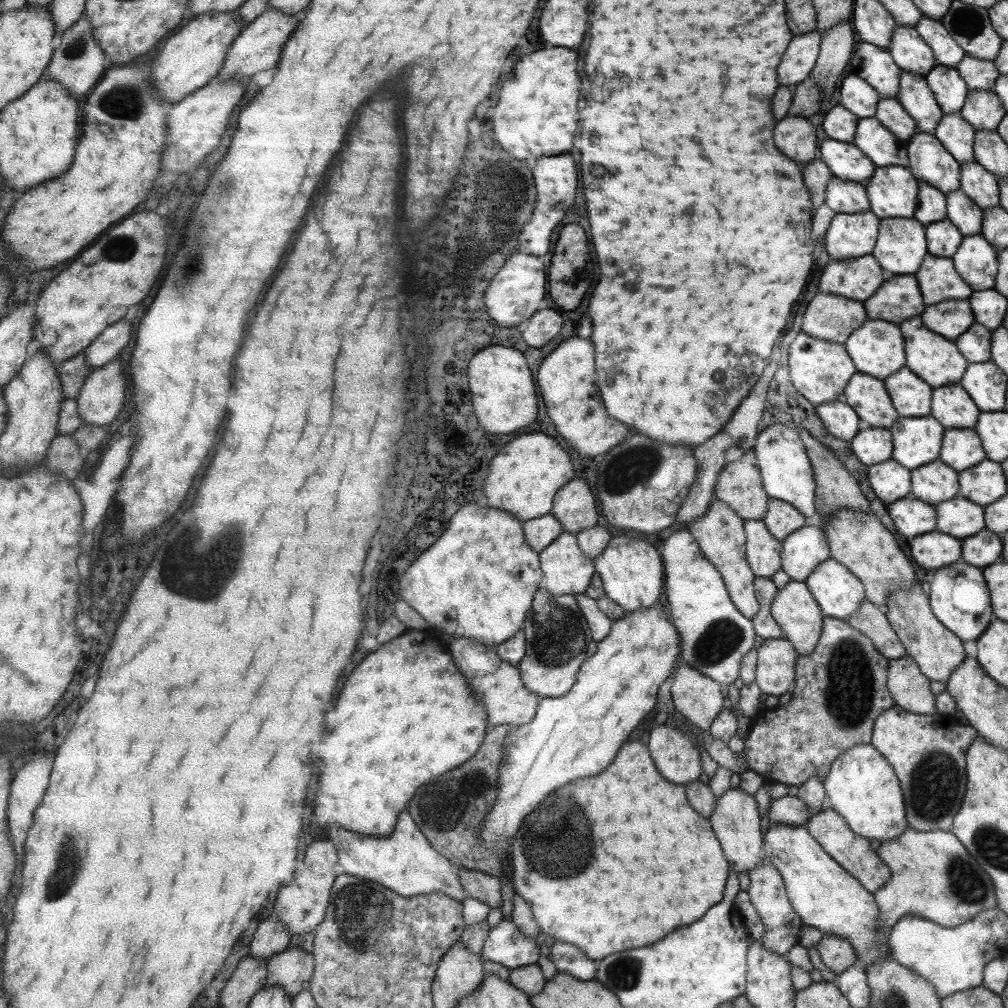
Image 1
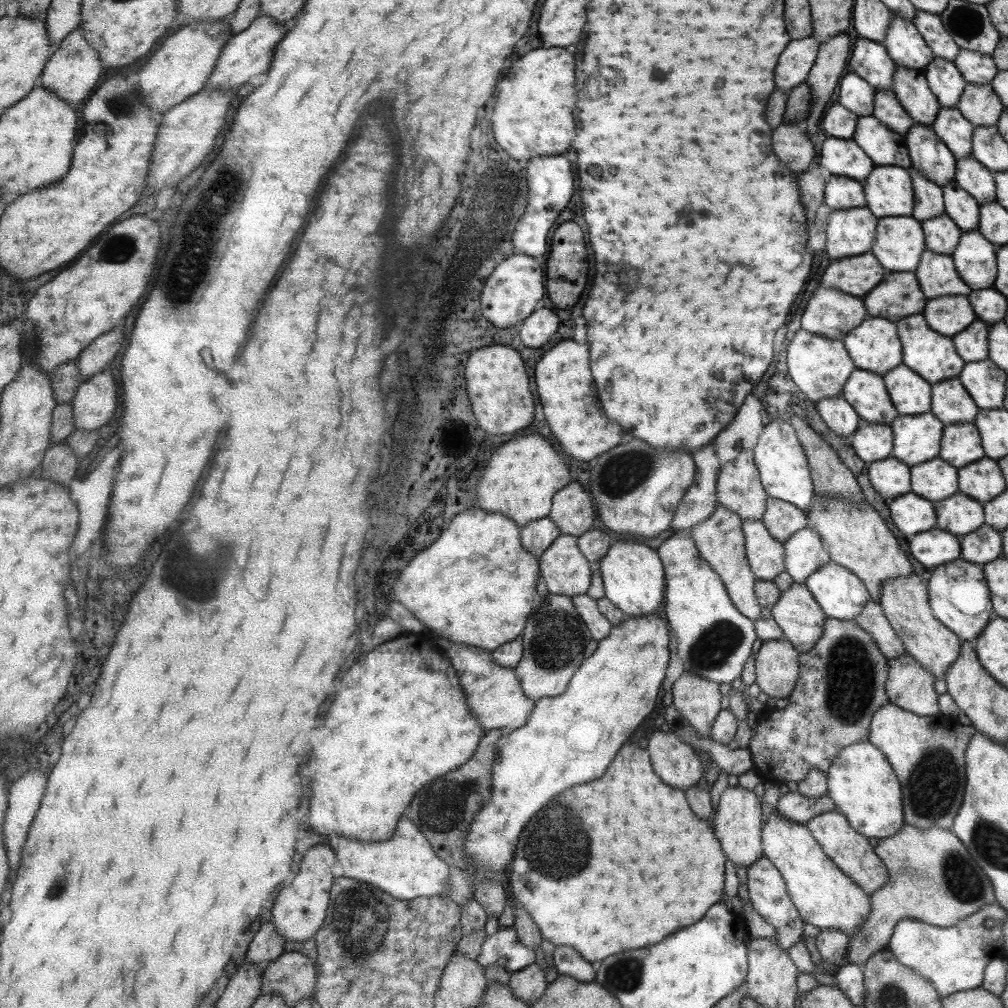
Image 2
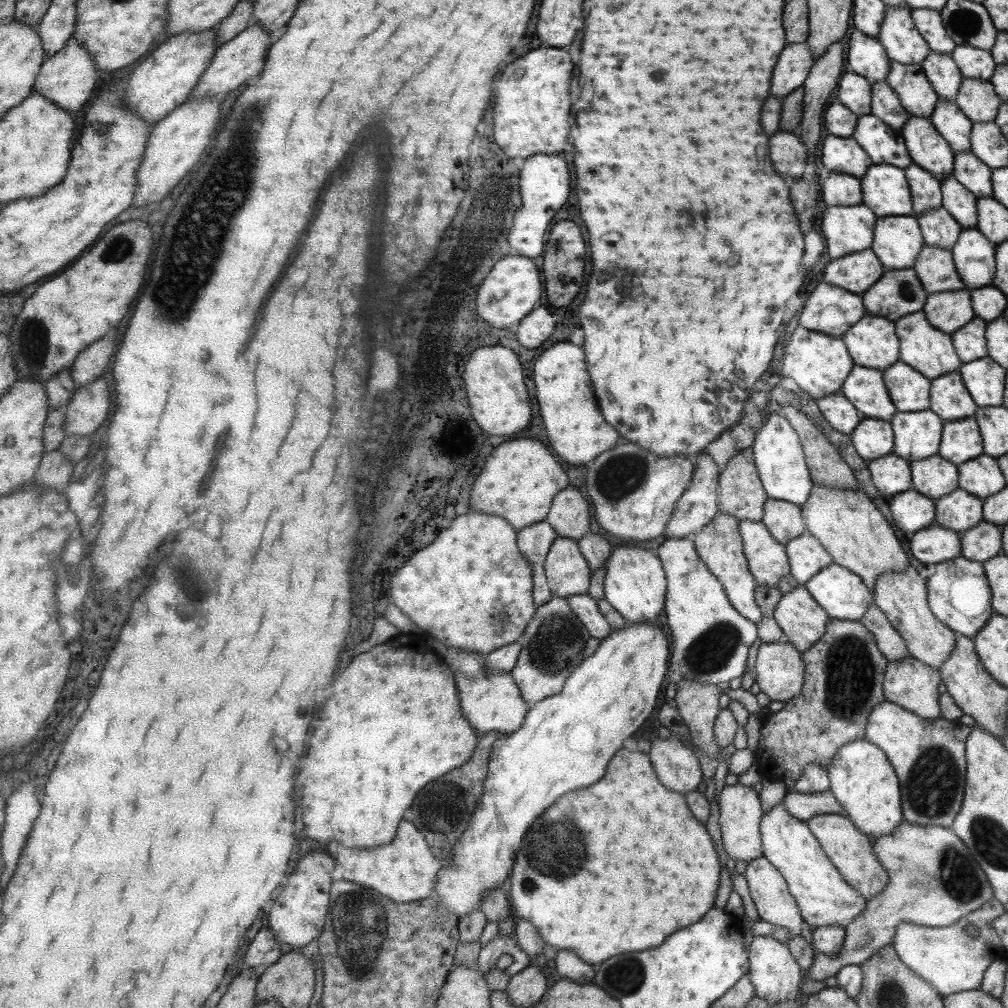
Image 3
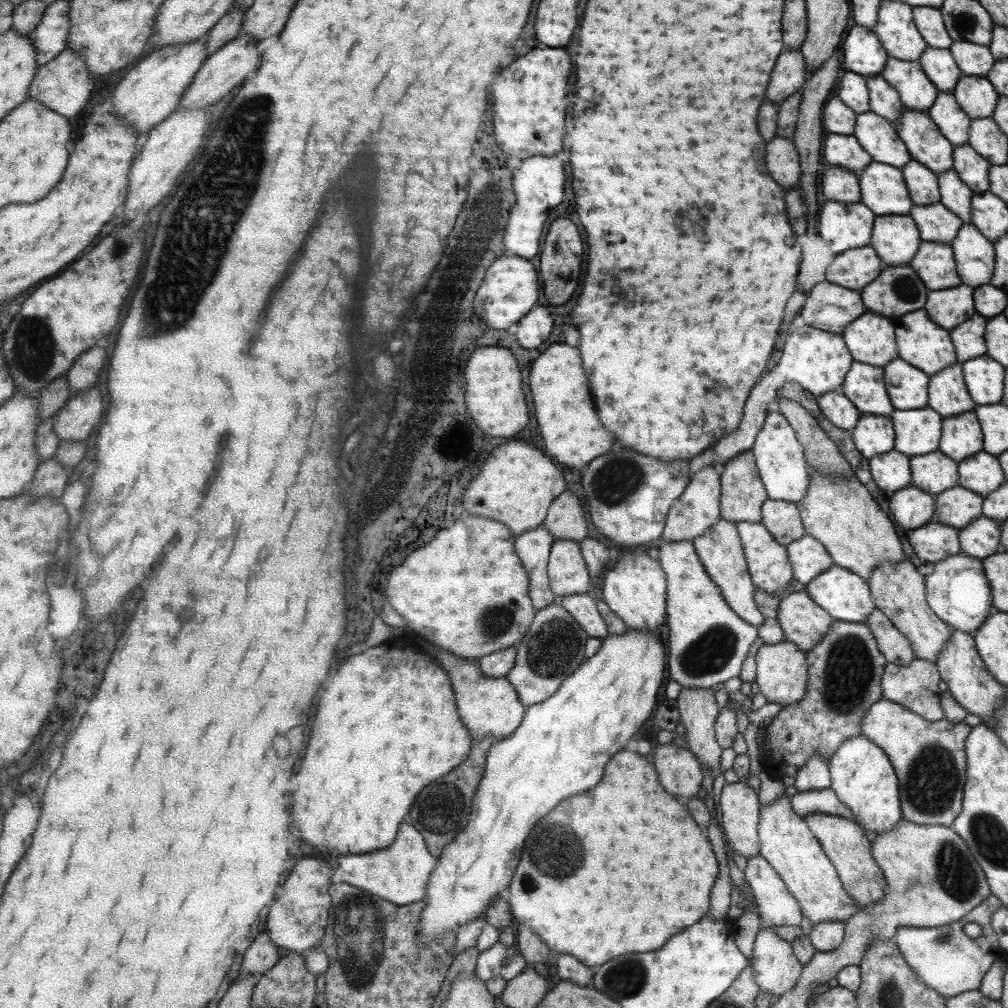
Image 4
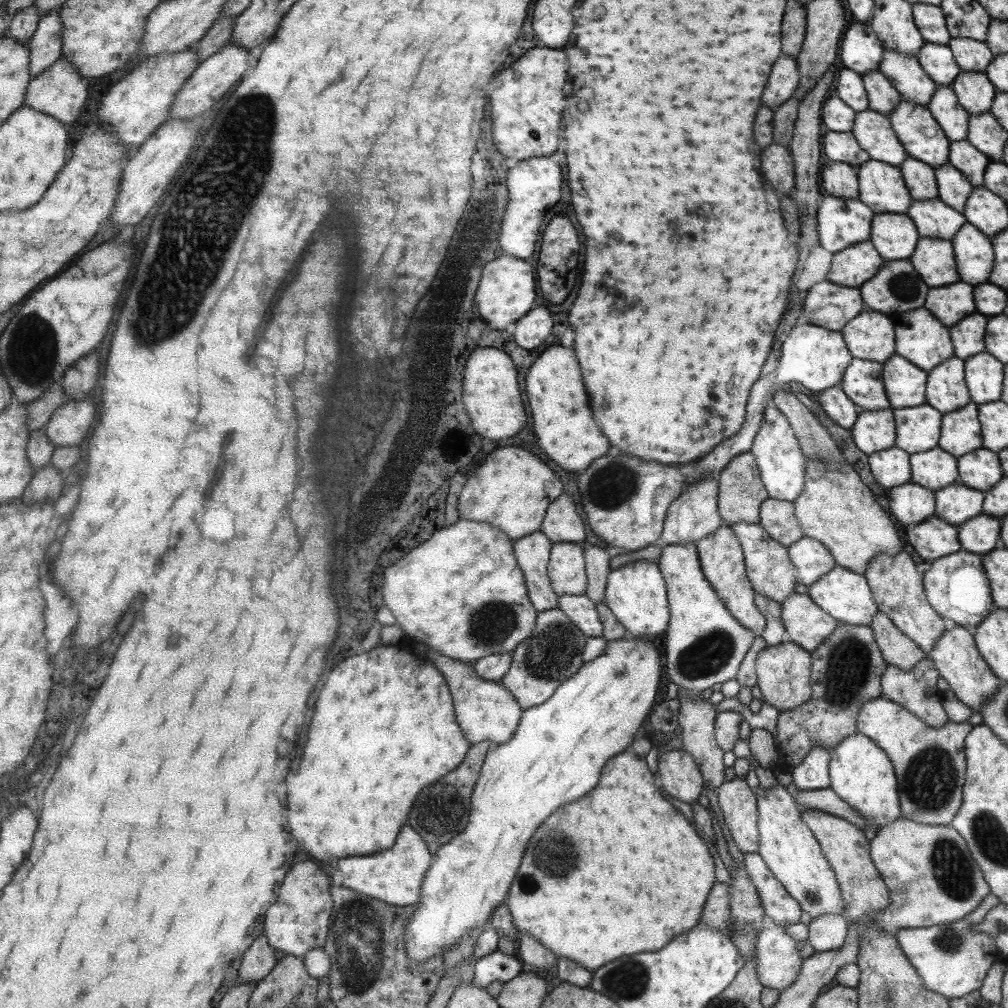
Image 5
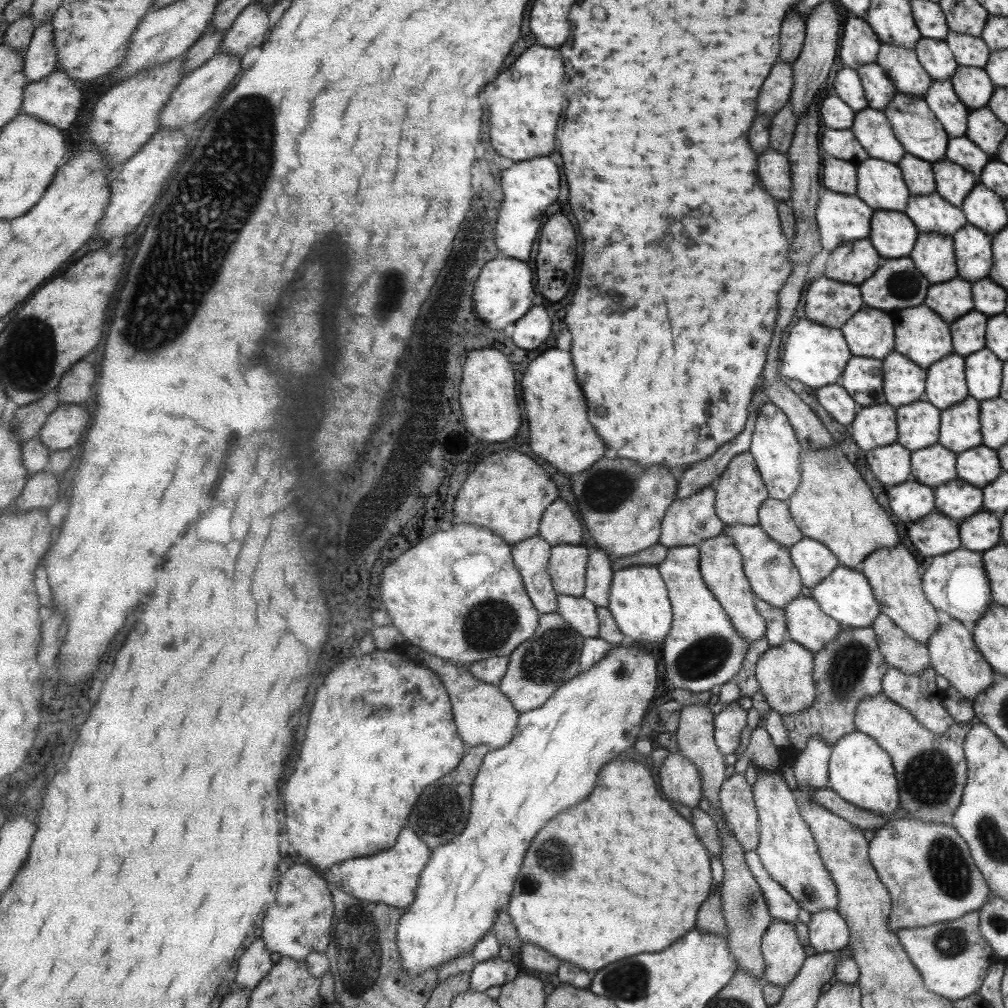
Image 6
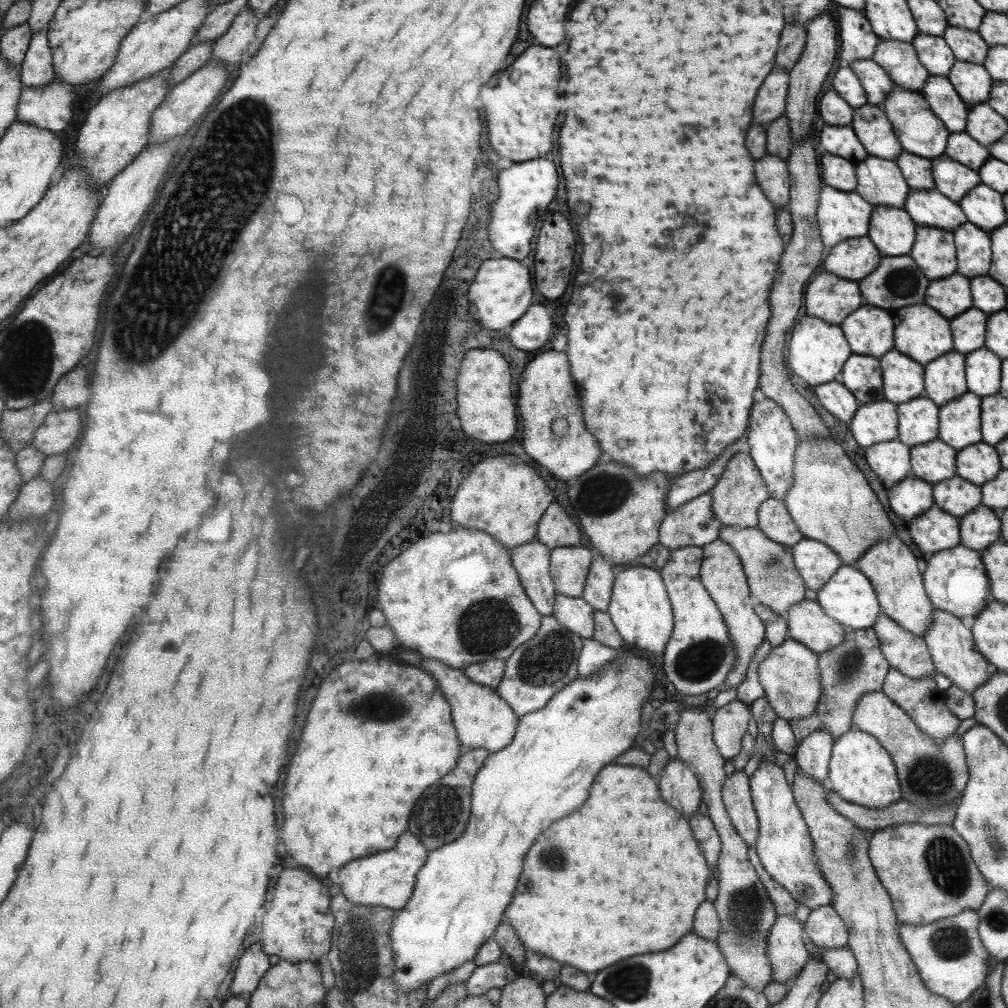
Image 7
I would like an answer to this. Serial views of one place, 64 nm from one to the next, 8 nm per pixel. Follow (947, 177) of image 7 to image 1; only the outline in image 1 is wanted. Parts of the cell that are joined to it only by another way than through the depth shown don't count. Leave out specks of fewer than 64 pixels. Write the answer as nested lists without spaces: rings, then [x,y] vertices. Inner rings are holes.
[[[956,189],[947,196],[947,218],[950,219],[963,236],[982,234],[984,212],[973,199],[964,193],[963,189]]]

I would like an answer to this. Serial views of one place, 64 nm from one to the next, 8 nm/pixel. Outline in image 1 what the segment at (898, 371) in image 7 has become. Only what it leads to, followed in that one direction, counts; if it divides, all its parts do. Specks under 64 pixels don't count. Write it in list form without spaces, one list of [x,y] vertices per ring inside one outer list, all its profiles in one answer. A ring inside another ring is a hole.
[[[907,366],[884,379],[892,402],[900,416],[927,417],[931,414],[934,388]]]

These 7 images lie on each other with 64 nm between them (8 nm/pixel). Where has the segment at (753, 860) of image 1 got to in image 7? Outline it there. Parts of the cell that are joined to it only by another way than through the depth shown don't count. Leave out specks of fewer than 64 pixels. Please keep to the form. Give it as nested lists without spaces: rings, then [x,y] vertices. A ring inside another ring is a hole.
[[[734,771],[732,776],[724,782],[724,803],[728,814],[731,815],[731,821],[735,825],[740,837],[747,842],[749,847],[757,846],[758,819],[750,796],[750,786],[748,786],[748,776],[742,771]]]

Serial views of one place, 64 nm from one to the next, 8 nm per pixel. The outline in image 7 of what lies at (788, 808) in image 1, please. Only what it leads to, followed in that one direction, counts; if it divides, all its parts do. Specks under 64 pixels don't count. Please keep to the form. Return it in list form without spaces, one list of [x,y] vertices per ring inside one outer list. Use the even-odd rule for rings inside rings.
[[[832,790],[828,792],[827,799],[840,814],[851,819],[856,826],[873,832],[894,824],[904,824],[904,822],[922,822],[928,826],[934,826],[934,824],[948,825],[953,822],[959,804],[959,799],[956,799],[944,807],[920,809],[914,803],[902,798],[902,800],[896,801],[886,808],[873,809],[846,802]]]

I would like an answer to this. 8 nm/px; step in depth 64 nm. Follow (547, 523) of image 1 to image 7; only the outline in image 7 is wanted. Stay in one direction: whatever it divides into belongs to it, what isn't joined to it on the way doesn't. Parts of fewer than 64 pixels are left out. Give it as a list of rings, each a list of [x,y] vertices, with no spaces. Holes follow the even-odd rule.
[[[536,537],[528,544],[510,548],[511,562],[519,572],[522,584],[536,610],[543,616],[550,616],[555,612],[558,596],[554,577],[550,571],[551,549]]]

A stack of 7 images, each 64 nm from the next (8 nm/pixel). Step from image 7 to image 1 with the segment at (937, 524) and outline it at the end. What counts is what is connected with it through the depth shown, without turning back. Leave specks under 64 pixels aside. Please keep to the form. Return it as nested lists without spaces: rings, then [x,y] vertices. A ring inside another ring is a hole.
[[[937,530],[912,538],[910,554],[924,570],[943,569],[960,558],[960,546],[962,540]]]

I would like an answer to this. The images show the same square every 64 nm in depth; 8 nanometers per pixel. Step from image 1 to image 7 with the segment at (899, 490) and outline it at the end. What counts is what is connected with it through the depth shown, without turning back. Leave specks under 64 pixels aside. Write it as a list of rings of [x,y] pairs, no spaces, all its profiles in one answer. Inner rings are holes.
[[[898,439],[868,447],[865,459],[888,490],[898,485],[910,472],[910,448]]]

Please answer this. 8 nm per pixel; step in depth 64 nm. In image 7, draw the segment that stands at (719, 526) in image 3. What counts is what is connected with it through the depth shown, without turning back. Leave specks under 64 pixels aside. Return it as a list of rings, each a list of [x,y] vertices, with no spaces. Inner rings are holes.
[[[716,539],[714,542],[702,546],[702,550],[704,551],[703,585],[711,593],[712,598],[715,599],[720,611],[723,612],[732,641],[735,642],[736,650],[739,651],[739,660],[736,660],[735,668],[732,669],[730,676],[719,689],[721,690],[722,687],[730,688],[730,686],[738,688],[740,682],[743,682],[747,676],[747,668],[751,664],[752,656],[765,641],[765,627],[760,616],[754,610],[756,602],[750,592],[746,573],[735,548],[722,539]]]

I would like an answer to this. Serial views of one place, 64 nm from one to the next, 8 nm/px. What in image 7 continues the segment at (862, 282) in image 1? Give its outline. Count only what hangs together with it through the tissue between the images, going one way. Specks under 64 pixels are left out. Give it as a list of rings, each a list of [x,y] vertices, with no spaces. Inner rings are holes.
[[[870,237],[848,239],[829,249],[828,256],[823,259],[822,270],[860,282],[879,268],[883,257]]]

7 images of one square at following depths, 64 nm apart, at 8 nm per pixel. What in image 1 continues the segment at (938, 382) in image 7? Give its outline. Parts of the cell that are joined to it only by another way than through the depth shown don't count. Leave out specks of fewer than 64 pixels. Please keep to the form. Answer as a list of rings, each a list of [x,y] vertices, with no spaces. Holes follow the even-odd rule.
[[[959,383],[934,388],[931,415],[946,429],[972,429],[979,424],[982,411]]]

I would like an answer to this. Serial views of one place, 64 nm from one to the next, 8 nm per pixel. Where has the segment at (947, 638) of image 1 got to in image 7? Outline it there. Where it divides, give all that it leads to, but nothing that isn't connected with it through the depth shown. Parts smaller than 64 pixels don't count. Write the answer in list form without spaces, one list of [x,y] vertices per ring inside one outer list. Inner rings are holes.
[[[894,534],[872,545],[871,549],[854,566],[871,579],[882,612],[893,618],[906,631],[911,631],[914,635],[924,638],[923,635],[931,629],[932,622],[934,622],[936,608],[926,591],[922,572],[916,566],[916,556],[910,552],[910,548],[898,535]]]

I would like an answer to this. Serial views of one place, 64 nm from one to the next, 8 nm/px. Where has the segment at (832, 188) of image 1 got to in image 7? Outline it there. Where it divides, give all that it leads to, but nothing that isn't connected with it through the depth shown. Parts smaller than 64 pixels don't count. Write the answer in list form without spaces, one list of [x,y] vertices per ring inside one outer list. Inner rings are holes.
[[[824,153],[822,158],[823,179],[826,185],[836,187],[836,190],[852,192],[858,188],[858,172],[851,160],[839,155]]]

